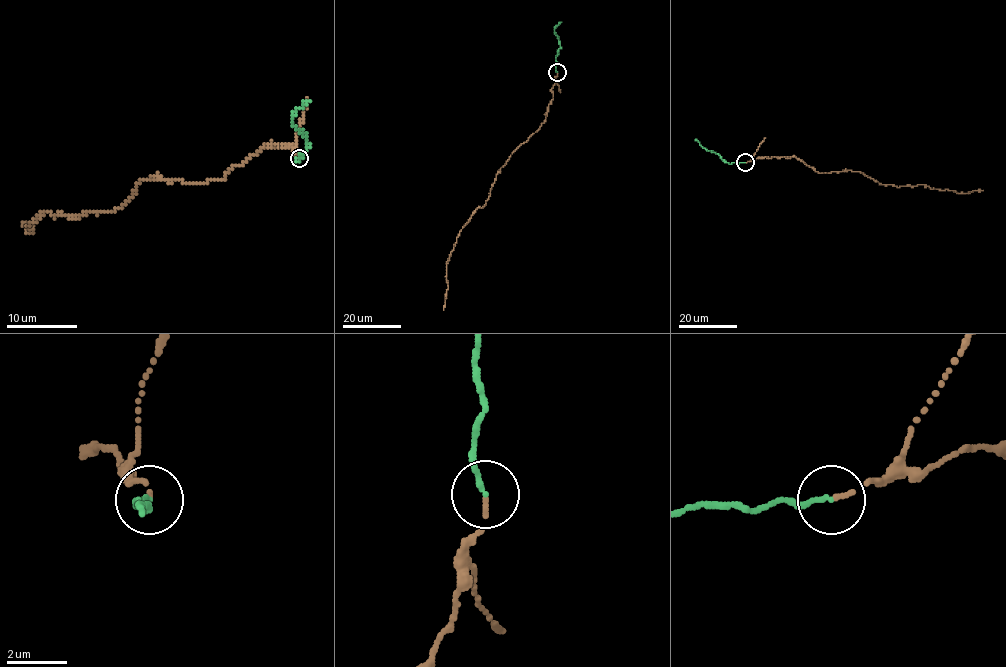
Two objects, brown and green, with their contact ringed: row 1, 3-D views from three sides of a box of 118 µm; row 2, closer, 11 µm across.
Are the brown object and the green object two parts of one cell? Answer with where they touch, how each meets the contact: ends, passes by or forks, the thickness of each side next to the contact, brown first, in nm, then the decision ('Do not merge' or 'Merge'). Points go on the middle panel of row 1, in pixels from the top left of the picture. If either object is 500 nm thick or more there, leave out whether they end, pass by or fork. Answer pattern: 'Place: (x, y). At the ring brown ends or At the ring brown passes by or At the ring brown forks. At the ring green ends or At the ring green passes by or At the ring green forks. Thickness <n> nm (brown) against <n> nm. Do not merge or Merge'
Place: (557, 72). At the ring brown ends. At the ring green ends. Thickness 140 nm (brown) against 150 nm. Merge

